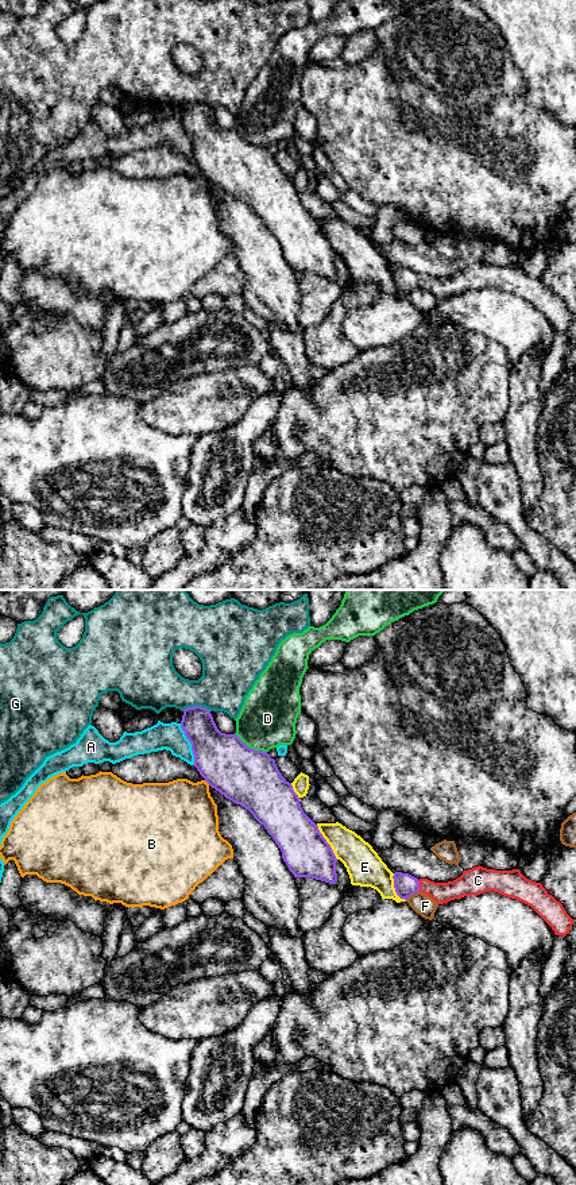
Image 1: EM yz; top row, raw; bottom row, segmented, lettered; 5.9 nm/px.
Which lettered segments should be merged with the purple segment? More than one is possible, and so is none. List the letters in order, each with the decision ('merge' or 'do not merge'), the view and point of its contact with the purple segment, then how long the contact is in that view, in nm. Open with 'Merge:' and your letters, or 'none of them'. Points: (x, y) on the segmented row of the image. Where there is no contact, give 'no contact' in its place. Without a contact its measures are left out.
Merge: C
A: do not merge; meets purple in yz at (190, 742); contact 260 nm long
B: do not merge; meets purple in yz at (207, 782); contact 50 nm long
C: merge; meets purple in yz at (418, 886); contact 70 nm long
D: do not merge; meets purple in yz at (250, 748); contact 220 nm long
E: do not merge; meets purple in yz at (327, 842); contact 240 nm long
F: do not merge; meets purple in yz at (412, 894); contact 100 nm long
G: do not merge; meets purple in yz at (197, 706); contact 180 nm long

